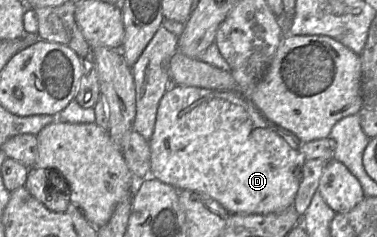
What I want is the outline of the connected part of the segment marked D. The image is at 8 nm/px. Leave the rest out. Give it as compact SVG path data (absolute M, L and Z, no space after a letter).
M171 85L160 100L154 131L149 140L150 144L150 176L171 185L176 189L199 192L220 203L230 214L268 214L280 212L293 205L301 182L301 169L304 167L305 156L302 144L292 132L267 120L252 104L249 96L244 96L239 90L214 90L194 86Z

